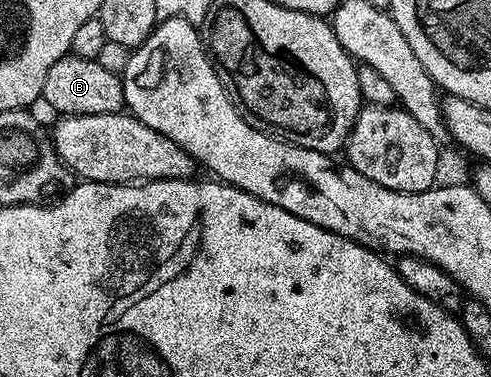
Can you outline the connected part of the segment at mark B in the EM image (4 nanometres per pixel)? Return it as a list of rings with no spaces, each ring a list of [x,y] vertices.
[[[71,52],[63,54],[52,65],[50,72],[46,72],[46,84],[42,102],[45,102],[52,110],[57,110],[60,116],[75,116],[77,114],[118,114],[125,109],[124,84],[119,73],[112,73],[102,68],[97,59],[83,58]]]

